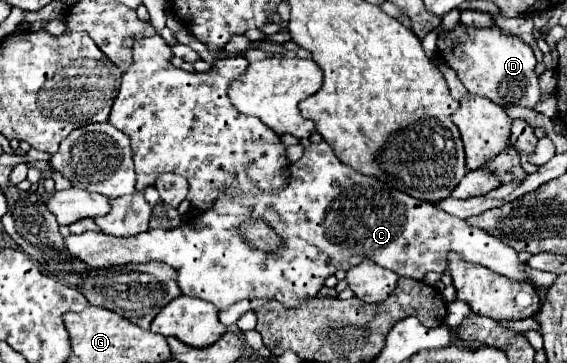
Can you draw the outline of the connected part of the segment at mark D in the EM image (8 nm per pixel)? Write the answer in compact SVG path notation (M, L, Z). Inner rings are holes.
M458 23L454 29L438 37L438 53L456 71L464 87L472 95L482 95L500 105L520 105L532 109L540 101L538 77L534 73L536 57L532 49L516 35L492 27L466 27Z

